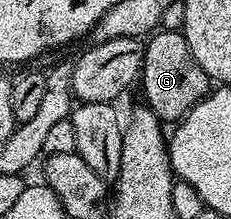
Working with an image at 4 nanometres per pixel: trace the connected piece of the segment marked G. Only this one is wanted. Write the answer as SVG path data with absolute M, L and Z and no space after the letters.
M162 29L161 31L155 32L145 42L142 72L140 74L141 85L141 100L144 104L164 123L177 123L185 117L189 109L196 107L196 103L203 101L207 93L211 92L212 79L202 70L200 63L196 63L196 59L192 55L192 51L186 42L185 35L177 29Z

